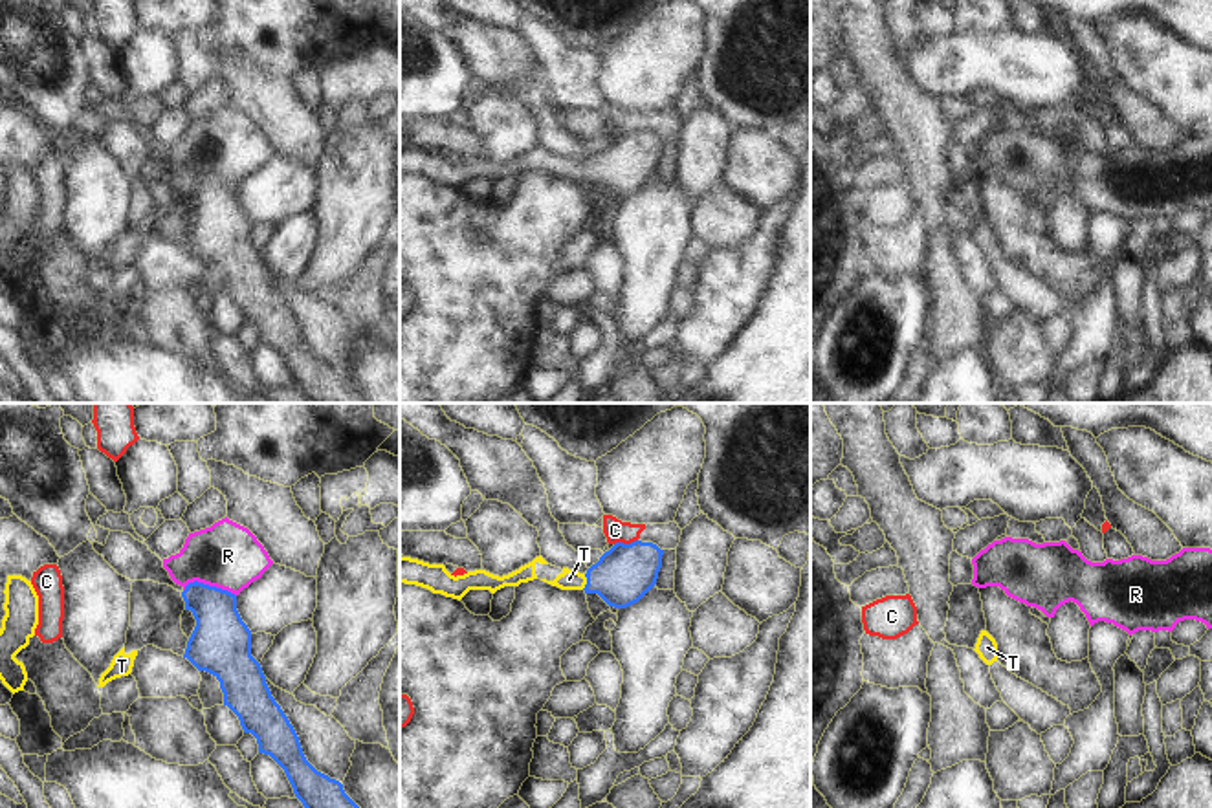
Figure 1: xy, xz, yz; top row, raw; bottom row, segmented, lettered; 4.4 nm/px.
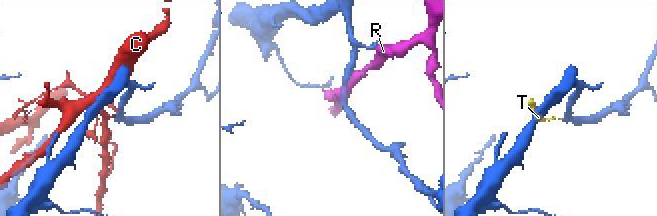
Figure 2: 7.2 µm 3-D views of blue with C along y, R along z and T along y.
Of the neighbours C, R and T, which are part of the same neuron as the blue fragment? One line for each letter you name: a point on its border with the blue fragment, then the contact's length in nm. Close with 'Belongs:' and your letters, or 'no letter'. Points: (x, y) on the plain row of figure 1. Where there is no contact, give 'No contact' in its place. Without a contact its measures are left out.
T: Touches blue at xz (587, 171). Shared border 70 nm
Belongs: T.

